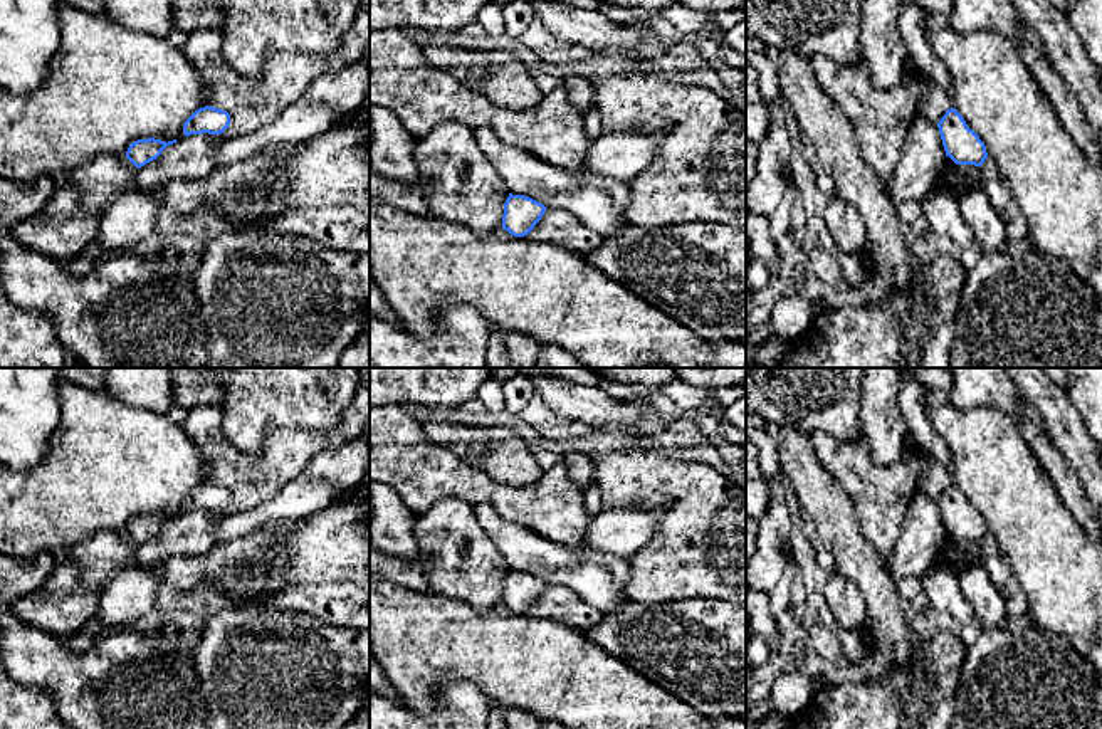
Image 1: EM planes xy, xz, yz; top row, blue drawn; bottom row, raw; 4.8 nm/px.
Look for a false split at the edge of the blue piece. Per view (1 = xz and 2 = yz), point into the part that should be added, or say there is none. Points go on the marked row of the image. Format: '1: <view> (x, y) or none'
1: none
2: none

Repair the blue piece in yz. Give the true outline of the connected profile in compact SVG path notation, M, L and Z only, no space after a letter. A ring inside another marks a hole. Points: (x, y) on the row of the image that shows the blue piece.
M947 109L937 123L946 156L956 165L981 166L988 158L986 146L979 136L968 128L963 116L954 109Z

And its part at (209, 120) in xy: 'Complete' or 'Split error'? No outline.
Complete

